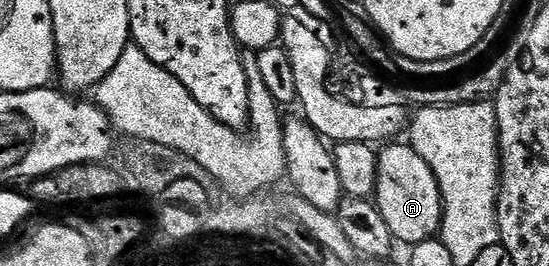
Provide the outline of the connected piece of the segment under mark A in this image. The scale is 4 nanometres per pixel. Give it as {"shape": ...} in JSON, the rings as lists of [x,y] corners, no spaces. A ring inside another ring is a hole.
{"shape":[[[407,143],[384,144],[377,154],[373,204],[379,208],[381,219],[389,223],[389,231],[396,242],[404,241],[404,246],[410,247],[434,238],[443,224],[443,200],[429,163]]]}

